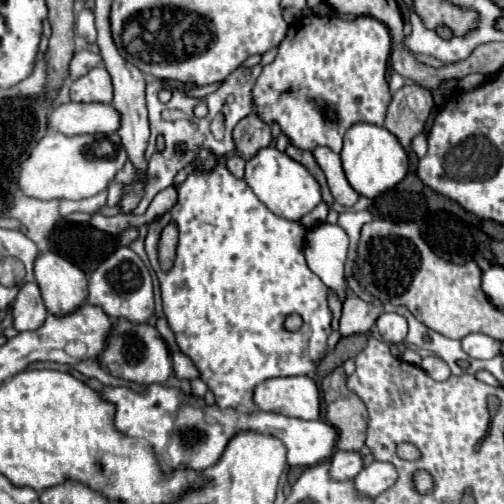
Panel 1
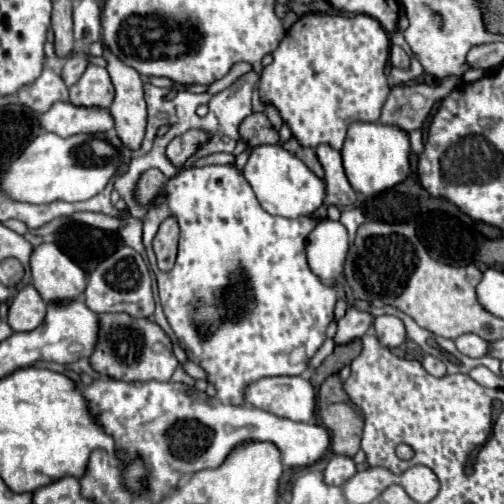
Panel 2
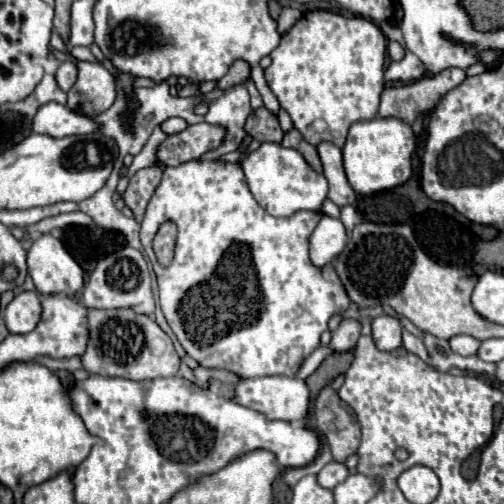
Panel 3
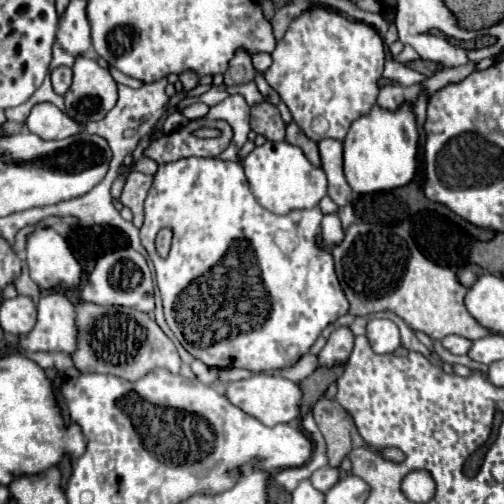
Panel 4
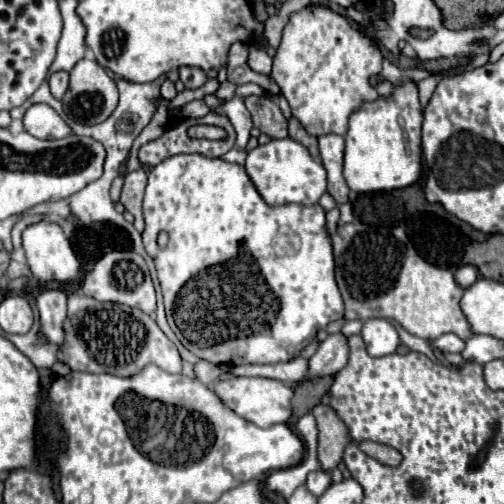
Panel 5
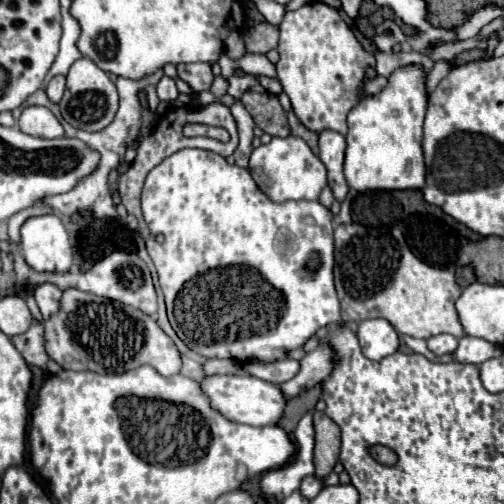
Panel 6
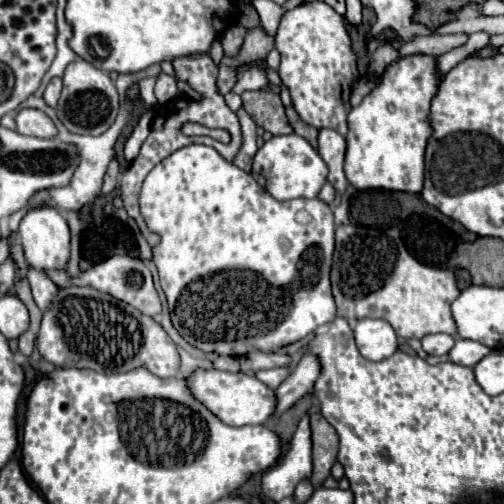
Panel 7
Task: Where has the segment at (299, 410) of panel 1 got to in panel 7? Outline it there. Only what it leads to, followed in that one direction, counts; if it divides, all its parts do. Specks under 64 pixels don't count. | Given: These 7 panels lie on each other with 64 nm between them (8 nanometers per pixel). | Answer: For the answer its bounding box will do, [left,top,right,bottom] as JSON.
[188,370,276,426]

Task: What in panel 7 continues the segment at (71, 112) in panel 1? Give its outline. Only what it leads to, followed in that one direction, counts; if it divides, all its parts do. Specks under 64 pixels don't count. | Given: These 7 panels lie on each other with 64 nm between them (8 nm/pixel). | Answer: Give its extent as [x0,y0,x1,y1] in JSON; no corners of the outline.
[16,108,56,138]

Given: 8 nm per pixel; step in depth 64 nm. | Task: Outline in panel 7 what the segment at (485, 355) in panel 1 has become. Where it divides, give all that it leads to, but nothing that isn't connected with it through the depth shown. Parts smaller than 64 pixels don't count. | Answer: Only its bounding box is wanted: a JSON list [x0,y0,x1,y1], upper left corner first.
[422,334,456,356]

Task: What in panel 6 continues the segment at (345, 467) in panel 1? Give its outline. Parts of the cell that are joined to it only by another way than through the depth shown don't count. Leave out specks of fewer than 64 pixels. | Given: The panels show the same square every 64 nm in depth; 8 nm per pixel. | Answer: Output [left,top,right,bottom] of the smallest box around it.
[300,474,324,500]

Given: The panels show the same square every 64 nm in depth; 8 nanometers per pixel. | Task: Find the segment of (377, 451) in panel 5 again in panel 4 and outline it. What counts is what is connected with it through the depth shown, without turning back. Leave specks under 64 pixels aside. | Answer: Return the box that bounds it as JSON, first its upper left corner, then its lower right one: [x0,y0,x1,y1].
[312,396,364,466]

